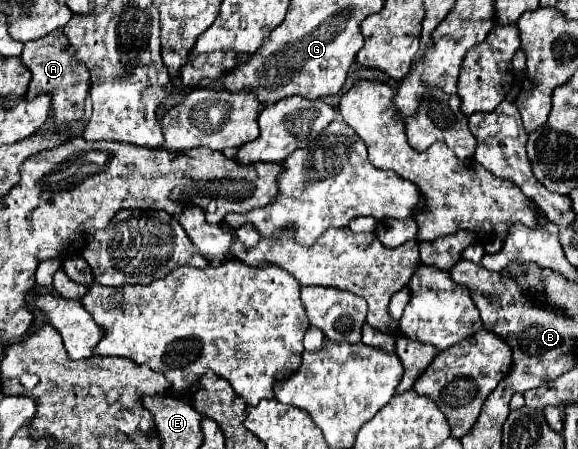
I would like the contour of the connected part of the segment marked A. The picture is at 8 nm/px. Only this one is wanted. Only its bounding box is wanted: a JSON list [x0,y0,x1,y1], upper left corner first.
[21,29,89,129]

